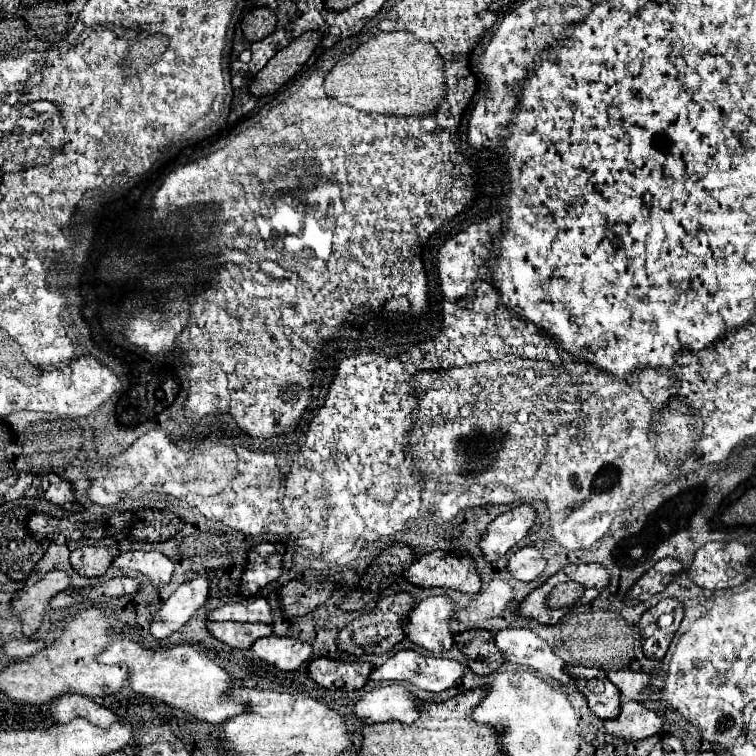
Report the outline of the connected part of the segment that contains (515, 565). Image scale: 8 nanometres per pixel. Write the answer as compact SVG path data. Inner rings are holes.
M523 547L517 549L509 561L507 561L507 571L519 579L519 581L533 581L541 571L545 569L545 559L543 555L533 549L533 547Z

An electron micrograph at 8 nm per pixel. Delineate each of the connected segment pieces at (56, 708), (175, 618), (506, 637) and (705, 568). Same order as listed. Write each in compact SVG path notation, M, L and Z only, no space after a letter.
M63 695L55 703L49 705L47 715L55 723L69 723L75 717L85 717L97 727L111 727L111 723L121 721L119 715L113 711L97 705L93 699L83 697L83 695Z
M197 577L193 581L179 585L177 591L155 613L149 633L155 639L165 639L171 633L179 631L189 621L189 617L205 603L207 593L209 593L209 579L205 577Z
M503 629L495 635L495 645L505 661L529 667L559 683L571 681L563 669L563 659L559 659L553 649L531 629Z
M707 543L687 569L689 579L703 589L727 589L741 585L747 577L747 557L753 547L743 543Z

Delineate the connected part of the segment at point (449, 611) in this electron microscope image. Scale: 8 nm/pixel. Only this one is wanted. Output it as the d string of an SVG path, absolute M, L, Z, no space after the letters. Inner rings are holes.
M429 597L411 609L407 617L405 637L429 651L441 653L453 647L453 633L449 629L455 603L449 597Z

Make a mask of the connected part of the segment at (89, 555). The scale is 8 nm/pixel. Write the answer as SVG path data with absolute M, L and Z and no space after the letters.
M81 547L69 557L71 567L83 577L101 577L119 555L117 547Z

